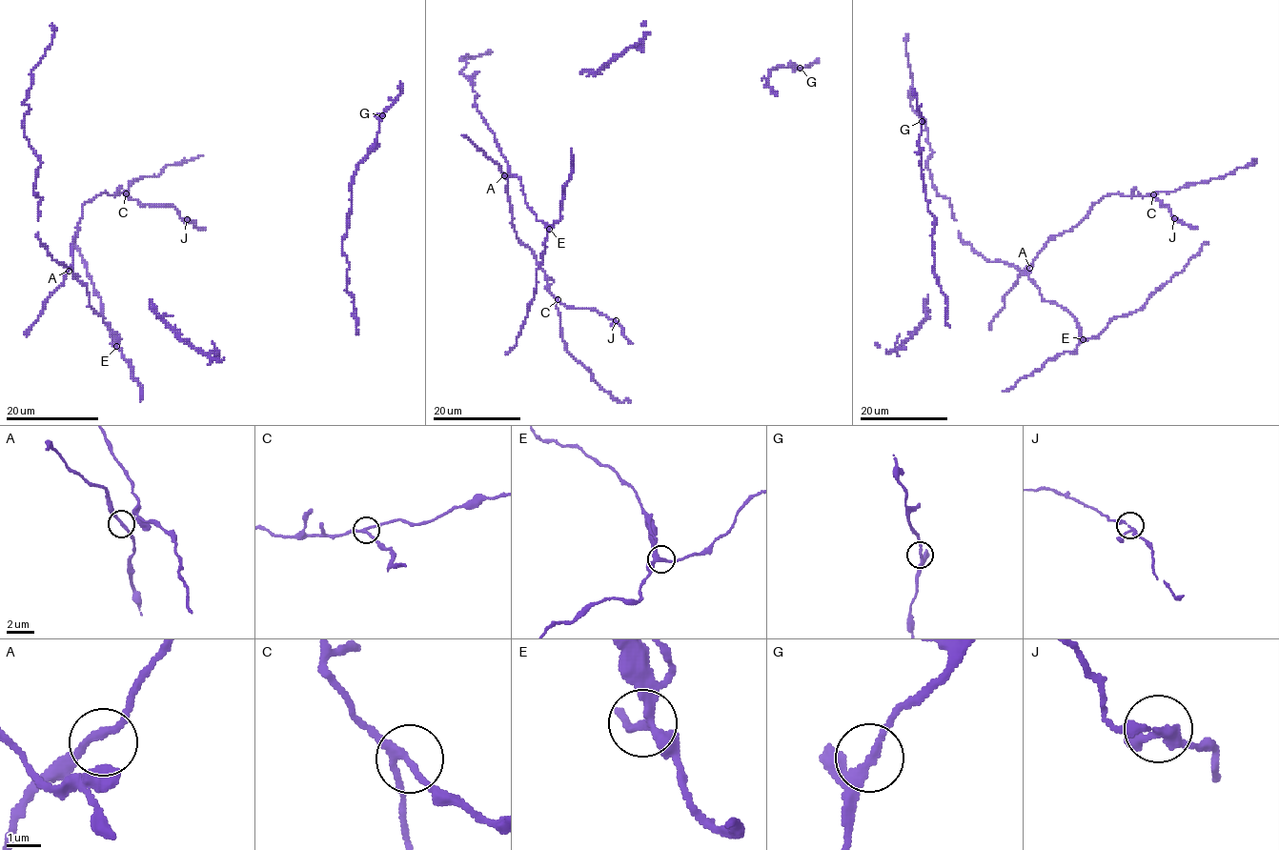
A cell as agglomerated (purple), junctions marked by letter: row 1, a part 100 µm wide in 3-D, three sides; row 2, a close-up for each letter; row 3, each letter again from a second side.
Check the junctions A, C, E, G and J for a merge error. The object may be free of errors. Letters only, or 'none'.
none

